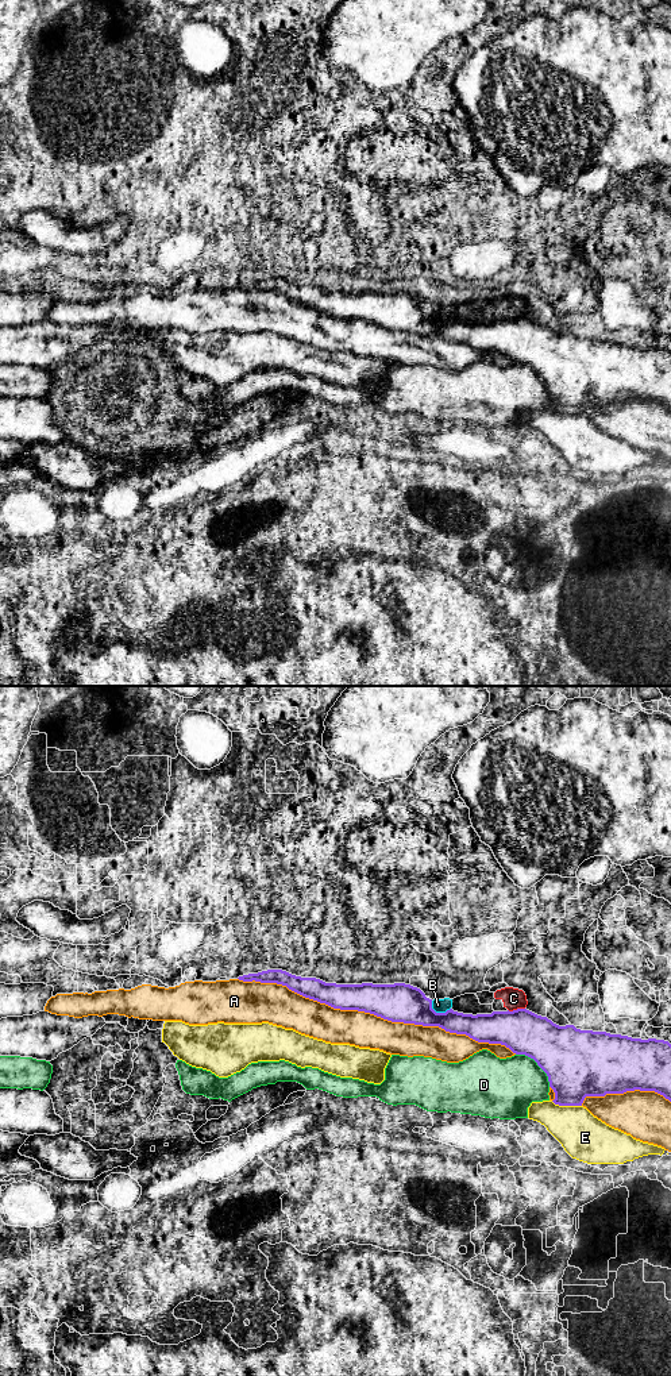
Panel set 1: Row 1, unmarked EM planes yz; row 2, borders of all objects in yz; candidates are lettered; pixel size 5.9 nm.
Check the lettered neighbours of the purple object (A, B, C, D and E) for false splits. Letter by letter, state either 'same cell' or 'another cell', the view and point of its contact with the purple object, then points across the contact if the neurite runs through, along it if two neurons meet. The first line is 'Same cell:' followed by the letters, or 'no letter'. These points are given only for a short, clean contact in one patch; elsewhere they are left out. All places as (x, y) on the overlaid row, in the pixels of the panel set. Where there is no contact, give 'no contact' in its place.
Same cell: no letter
A: another cell | yz (377, 1016)
B: another cell | yz (438, 1013) | along yz (431, 1001), (431, 1006), (436, 1012), (444, 1012), (450, 1008)
C: another cell | yz (517, 1009) | along yz (524, 1008), (508, 1010)
D: another cell | yz (538, 1064)
E: another cell | yz (566, 1105)

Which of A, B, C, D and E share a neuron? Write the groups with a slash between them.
A / B C / D / E

